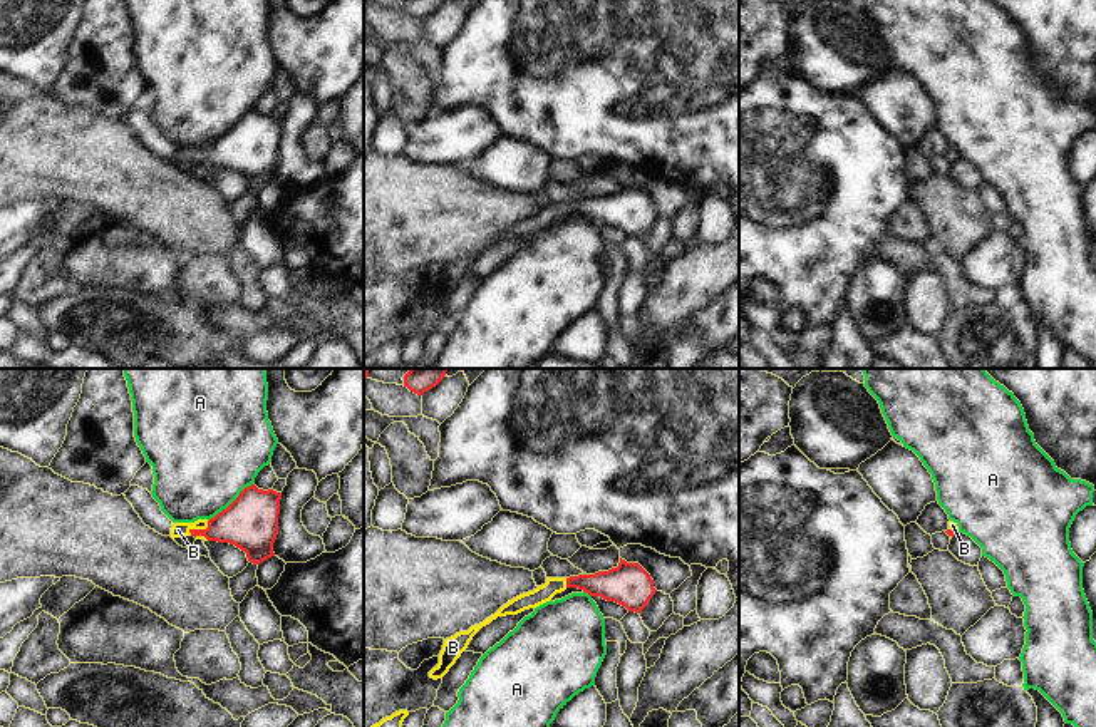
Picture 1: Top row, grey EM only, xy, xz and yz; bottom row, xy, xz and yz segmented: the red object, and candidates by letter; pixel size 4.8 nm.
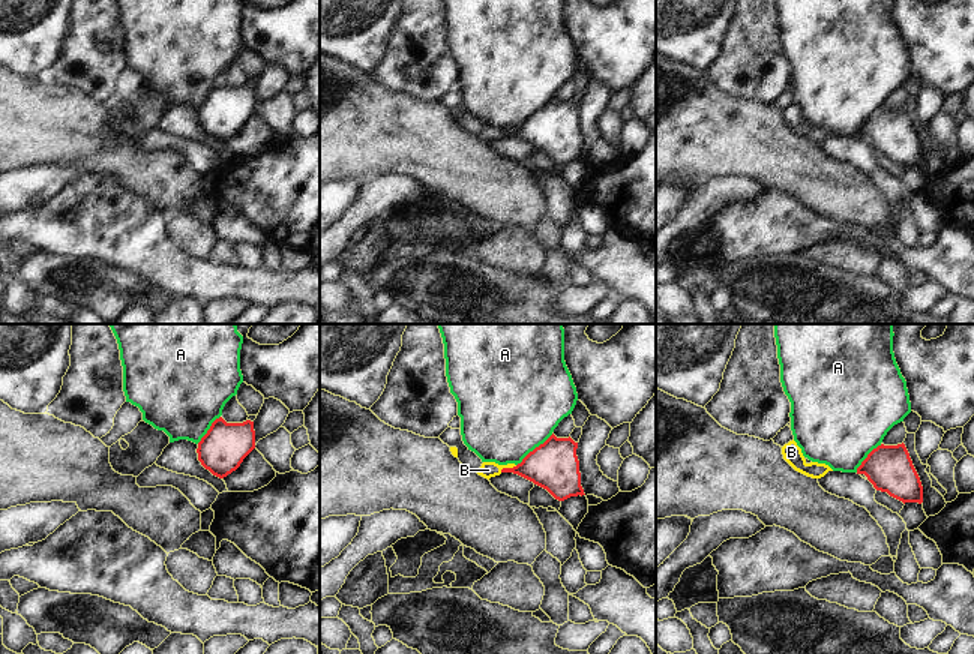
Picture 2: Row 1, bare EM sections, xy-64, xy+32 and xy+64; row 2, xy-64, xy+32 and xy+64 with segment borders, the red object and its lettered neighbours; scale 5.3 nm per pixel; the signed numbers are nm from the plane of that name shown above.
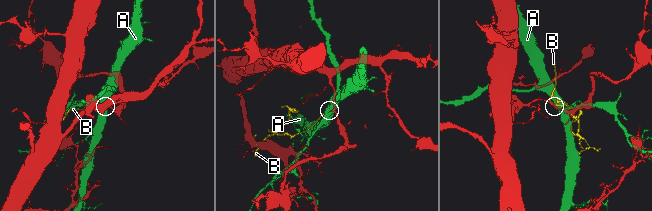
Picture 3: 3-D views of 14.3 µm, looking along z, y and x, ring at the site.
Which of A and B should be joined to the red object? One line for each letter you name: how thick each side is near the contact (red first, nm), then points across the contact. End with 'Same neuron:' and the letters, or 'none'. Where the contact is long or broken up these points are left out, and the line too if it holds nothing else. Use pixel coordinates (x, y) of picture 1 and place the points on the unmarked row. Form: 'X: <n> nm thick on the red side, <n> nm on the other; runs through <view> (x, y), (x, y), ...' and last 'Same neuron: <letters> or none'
B: 260 nm thick on the red side, 70 nm on the other; runs through xy (248, 148), (198, 154), (178, 154)
Same neuron: B

